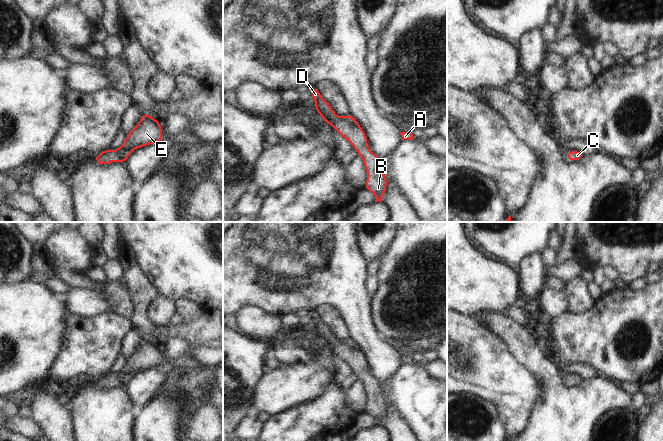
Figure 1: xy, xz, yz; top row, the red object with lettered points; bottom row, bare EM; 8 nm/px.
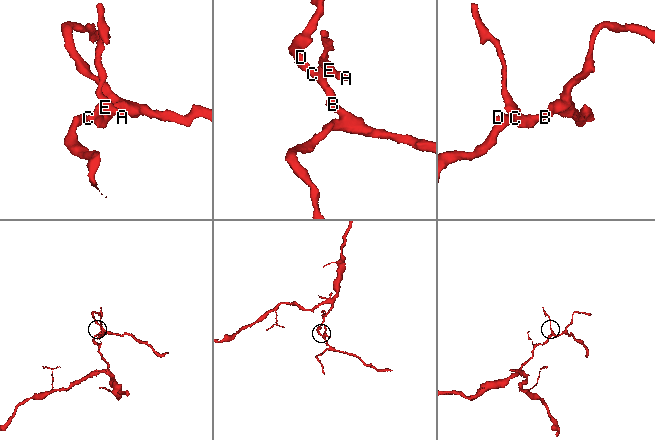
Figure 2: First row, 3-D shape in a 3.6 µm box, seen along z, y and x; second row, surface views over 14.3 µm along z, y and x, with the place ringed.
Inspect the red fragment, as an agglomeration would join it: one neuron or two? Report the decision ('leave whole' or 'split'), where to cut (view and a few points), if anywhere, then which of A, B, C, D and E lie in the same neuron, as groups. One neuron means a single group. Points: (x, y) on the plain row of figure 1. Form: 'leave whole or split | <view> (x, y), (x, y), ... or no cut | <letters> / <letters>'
leave whole | no cut | A B C D E

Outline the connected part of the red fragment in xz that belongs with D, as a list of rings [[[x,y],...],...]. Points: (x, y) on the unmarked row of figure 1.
[[[309,311],[308,314],[311,317],[311,322],[315,324],[314,331],[324,346],[333,350],[335,355],[349,365],[353,373],[358,375],[358,380],[363,383],[363,388],[367,396],[364,413],[376,420],[375,426],[381,426],[382,420],[387,413],[387,402],[381,392],[379,381],[368,373],[367,361],[362,351],[349,338],[337,341],[316,311]]]

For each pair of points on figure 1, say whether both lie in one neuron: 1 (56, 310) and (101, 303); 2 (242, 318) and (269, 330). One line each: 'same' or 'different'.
1: different
2: same

